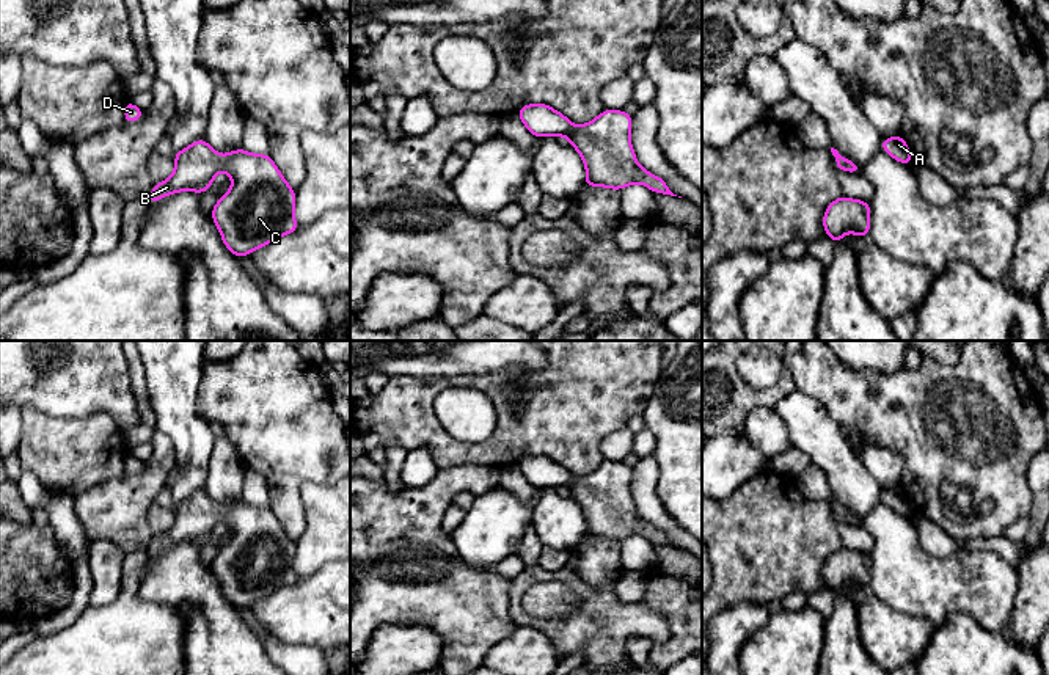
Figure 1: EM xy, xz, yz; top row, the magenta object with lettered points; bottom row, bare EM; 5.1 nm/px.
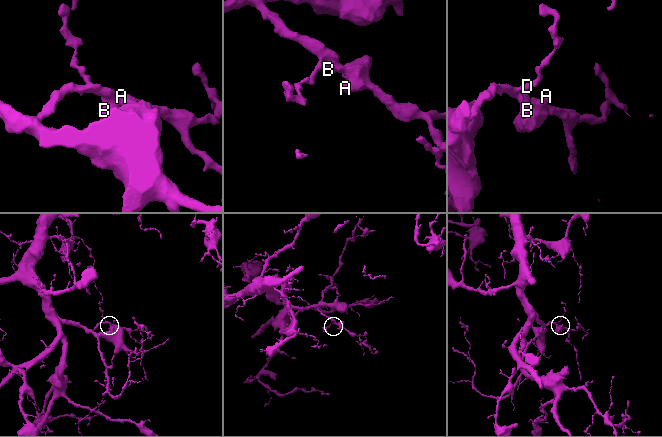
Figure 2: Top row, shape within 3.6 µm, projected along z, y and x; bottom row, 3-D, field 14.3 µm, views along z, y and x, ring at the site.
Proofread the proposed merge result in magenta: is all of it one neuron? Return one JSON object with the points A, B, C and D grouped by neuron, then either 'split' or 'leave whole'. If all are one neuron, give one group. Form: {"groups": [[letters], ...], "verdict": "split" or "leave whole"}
{"groups": [["A", "B", "C", "D"]], "verdict": "leave whole"}

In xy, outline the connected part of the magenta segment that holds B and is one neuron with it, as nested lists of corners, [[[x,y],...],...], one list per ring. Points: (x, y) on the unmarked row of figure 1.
[[[199,490],[173,509],[174,524],[154,535],[148,548],[149,556],[177,543],[203,546],[223,521],[234,534],[228,545],[220,548],[210,568],[223,595],[236,609],[248,608],[300,579],[294,570],[295,542],[269,505],[258,507],[240,499],[220,509]]]

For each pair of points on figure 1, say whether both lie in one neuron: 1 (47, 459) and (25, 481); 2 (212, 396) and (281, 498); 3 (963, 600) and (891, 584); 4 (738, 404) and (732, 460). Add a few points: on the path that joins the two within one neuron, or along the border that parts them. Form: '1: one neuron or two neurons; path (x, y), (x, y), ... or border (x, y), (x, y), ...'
1: two neurons; border (22, 470), (32, 471), (47, 487)
2: one neuron; path (239, 416), (283, 460), (283, 471)
3: one neuron; path (946, 586), (908, 584)
4: two neurons; border (743, 434), (718, 437)

